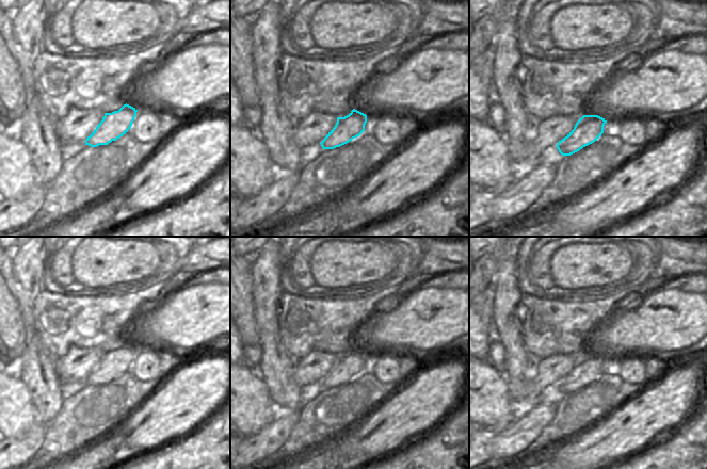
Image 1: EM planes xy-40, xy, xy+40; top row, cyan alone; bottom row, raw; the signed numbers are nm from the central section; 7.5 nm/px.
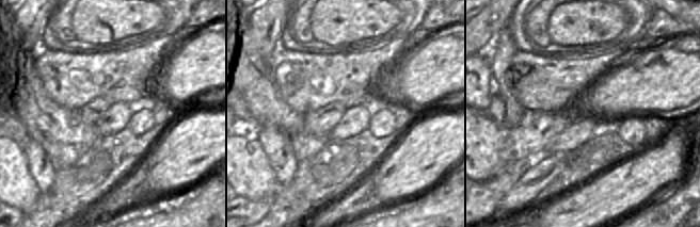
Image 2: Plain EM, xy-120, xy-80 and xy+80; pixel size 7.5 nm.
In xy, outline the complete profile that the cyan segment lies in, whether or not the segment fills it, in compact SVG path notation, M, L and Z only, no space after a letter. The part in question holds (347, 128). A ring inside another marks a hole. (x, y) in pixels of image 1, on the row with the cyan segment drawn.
M353 109L344 117L337 117L335 127L326 134L320 143L323 149L340 147L365 131L367 115Z

